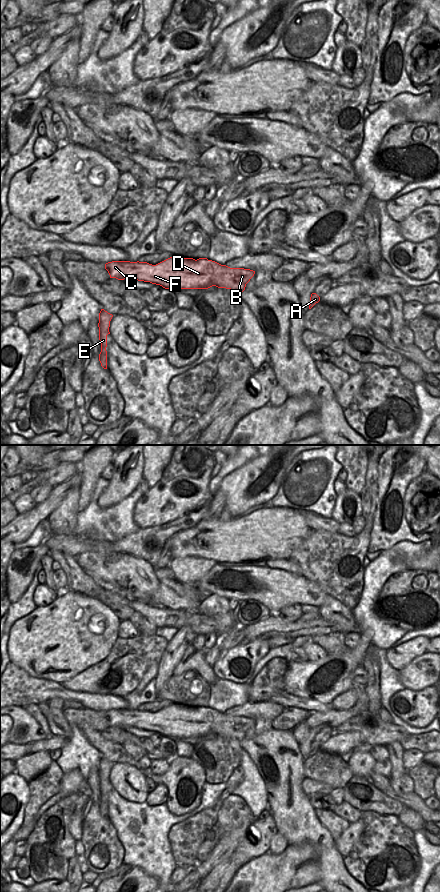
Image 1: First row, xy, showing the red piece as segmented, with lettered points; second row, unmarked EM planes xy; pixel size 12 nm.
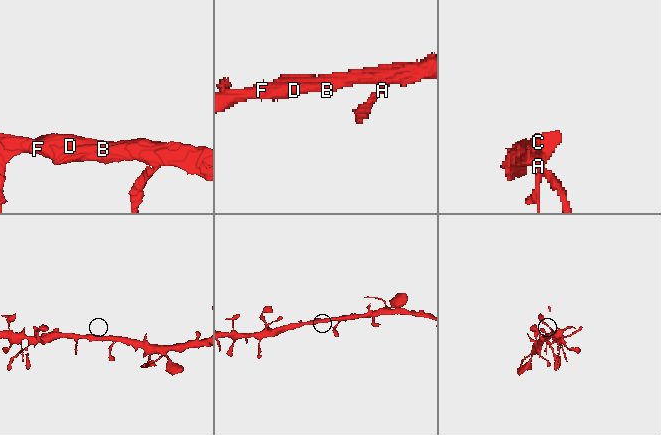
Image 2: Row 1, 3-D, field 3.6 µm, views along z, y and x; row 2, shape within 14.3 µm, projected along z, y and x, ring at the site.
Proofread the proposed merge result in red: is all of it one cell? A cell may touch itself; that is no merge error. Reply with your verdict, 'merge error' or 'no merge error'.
no merge error

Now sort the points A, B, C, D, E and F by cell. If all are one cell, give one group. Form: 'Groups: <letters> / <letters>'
Groups: A B C D E F

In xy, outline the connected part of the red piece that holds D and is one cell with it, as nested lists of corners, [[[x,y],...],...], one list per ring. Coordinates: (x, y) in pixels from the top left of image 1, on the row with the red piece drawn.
[[[172,256],[156,265],[147,262],[112,261],[105,264],[110,278],[124,280],[132,278],[138,281],[150,282],[165,289],[208,289],[212,286],[226,288],[242,293],[246,284],[254,276],[255,271],[244,268],[230,268],[207,258],[184,258]]]

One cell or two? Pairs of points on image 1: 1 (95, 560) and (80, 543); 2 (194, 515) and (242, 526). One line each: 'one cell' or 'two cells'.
1: two cells
2: two cells

